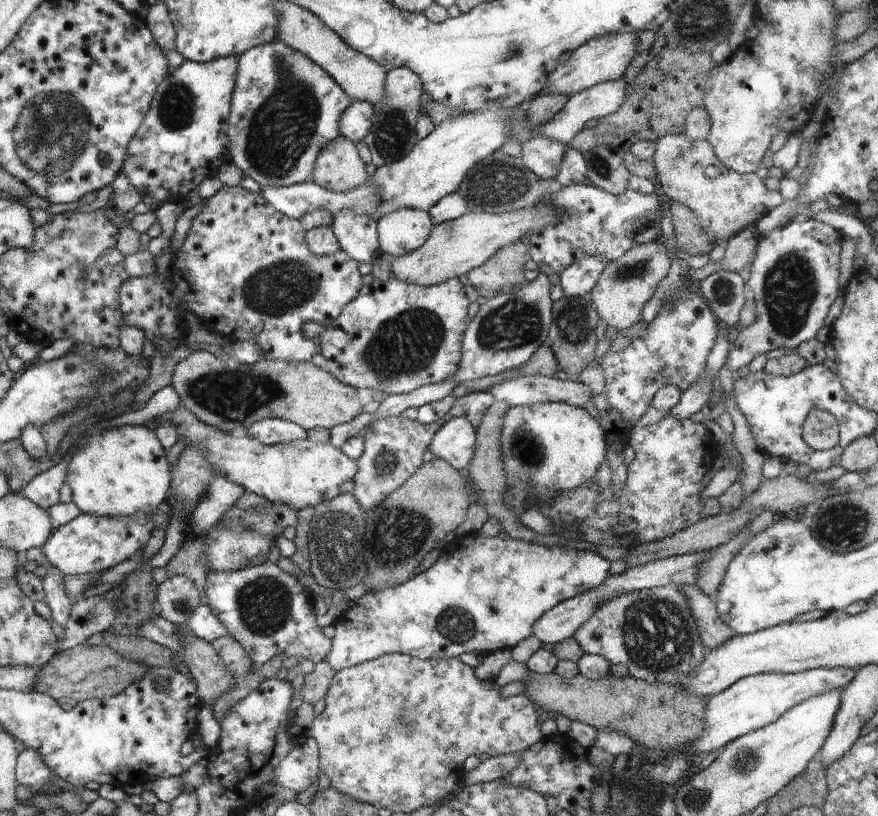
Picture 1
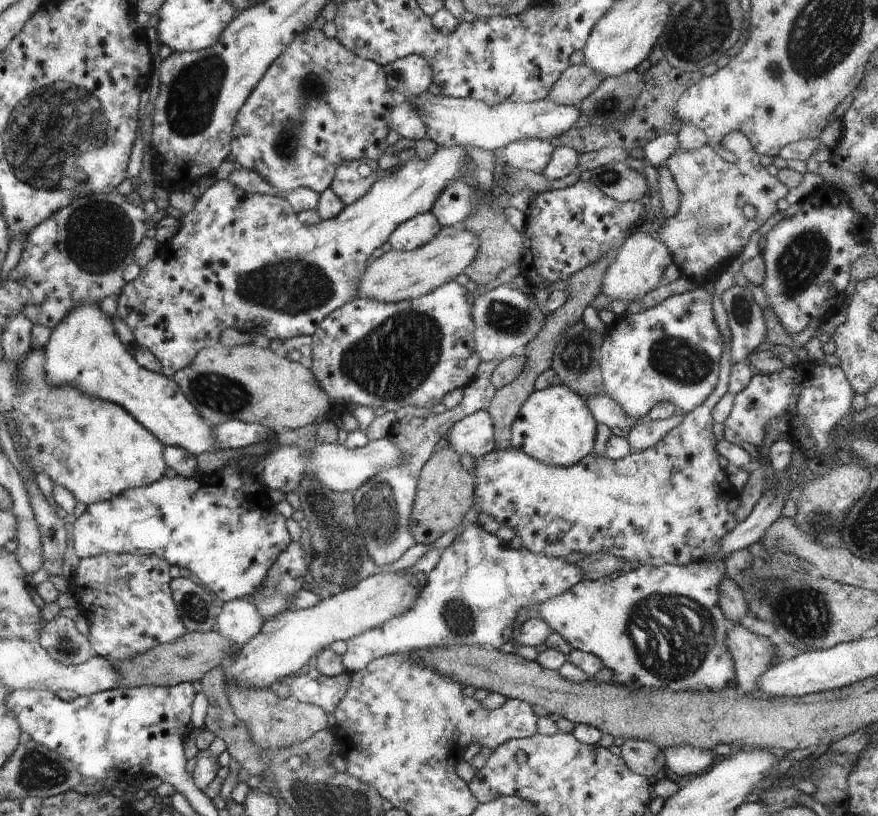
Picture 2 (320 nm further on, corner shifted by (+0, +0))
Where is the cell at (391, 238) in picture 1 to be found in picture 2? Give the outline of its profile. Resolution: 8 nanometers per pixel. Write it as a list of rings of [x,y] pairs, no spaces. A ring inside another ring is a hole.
[[[428,211],[402,223],[389,236],[389,242],[394,249],[416,249],[426,244],[440,229],[440,223],[431,211]]]

